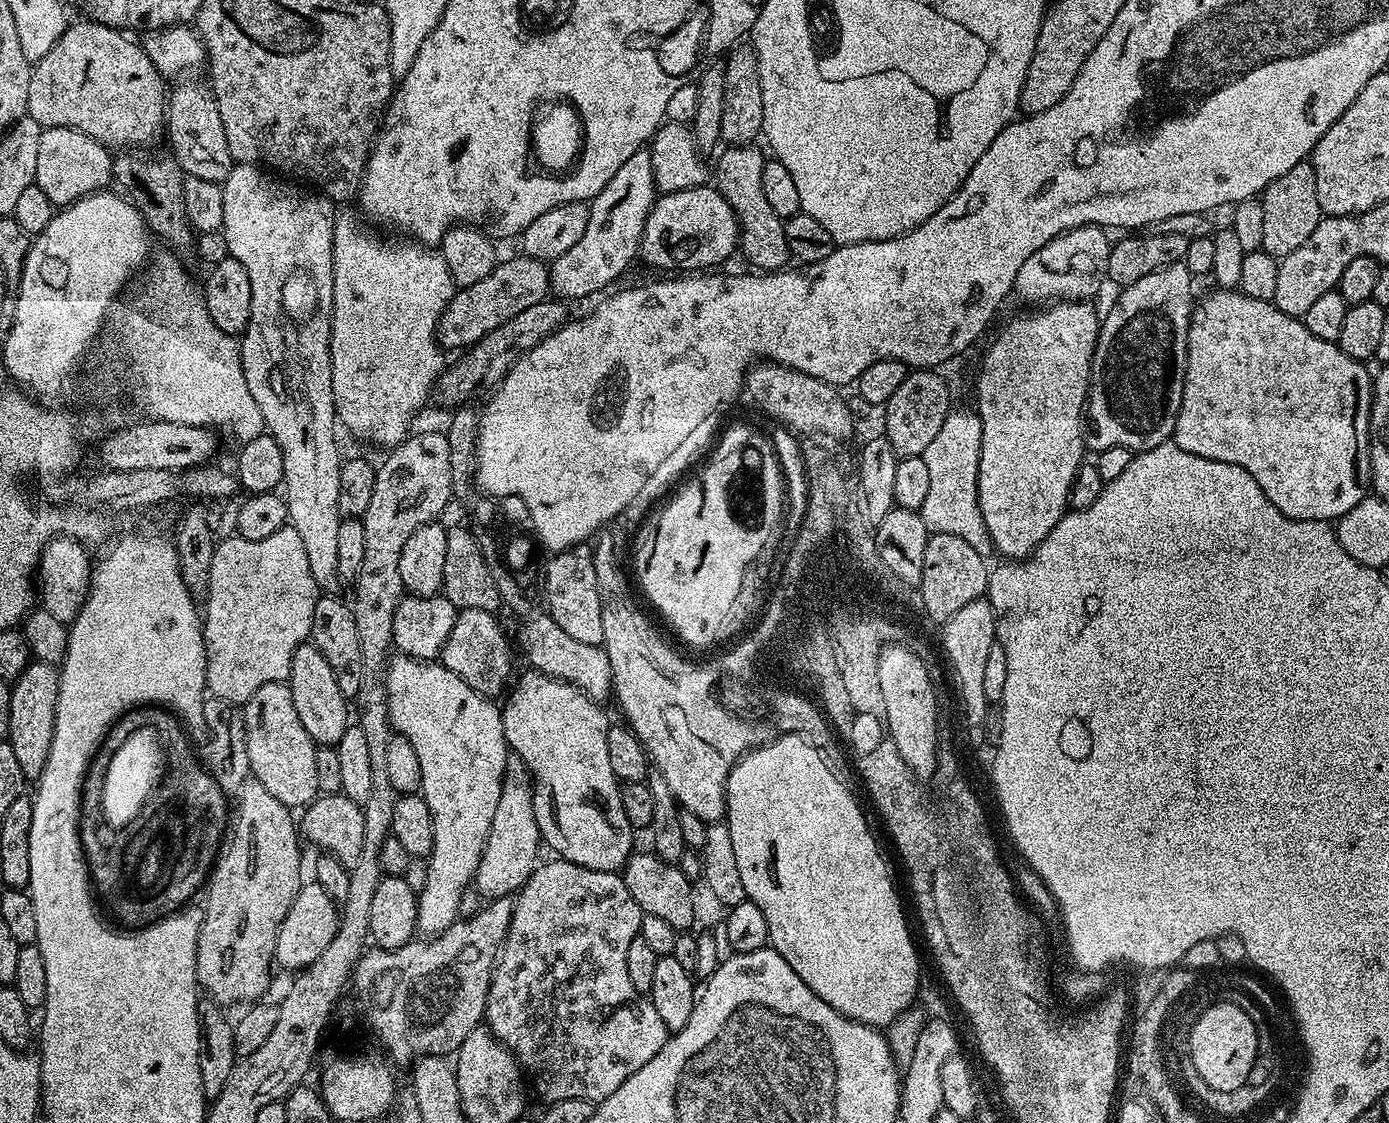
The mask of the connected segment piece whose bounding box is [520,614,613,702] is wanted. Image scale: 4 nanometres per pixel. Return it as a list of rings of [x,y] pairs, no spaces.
[[[535,614],[527,617],[520,628],[520,648],[524,656],[529,660],[529,665],[542,666],[546,676],[553,676],[555,680],[564,680],[573,684],[575,688],[582,689],[591,700],[604,702],[607,696],[613,695],[612,690],[612,667],[606,650],[598,644],[587,644],[577,642],[554,618],[550,616],[547,620],[539,620]]]

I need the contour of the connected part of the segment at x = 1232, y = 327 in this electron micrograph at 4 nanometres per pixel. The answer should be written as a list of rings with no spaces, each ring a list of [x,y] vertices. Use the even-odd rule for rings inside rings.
[[[1215,290],[1209,296],[1199,297],[1198,303],[1192,310],[1192,321],[1190,322],[1190,330],[1188,331],[1188,365],[1184,371],[1184,393],[1182,394],[1182,406],[1180,413],[1176,419],[1176,430],[1174,433],[1174,442],[1182,450],[1186,450],[1190,454],[1194,454],[1198,458],[1210,458],[1214,462],[1230,462],[1234,466],[1242,466],[1242,470],[1246,470],[1246,474],[1250,474],[1250,478],[1254,478],[1254,482],[1258,482],[1258,486],[1262,486],[1262,494],[1266,494],[1266,498],[1270,498],[1270,502],[1274,502],[1274,506],[1278,506],[1278,510],[1282,510],[1282,514],[1286,514],[1286,518],[1291,520],[1297,519],[1296,512],[1296,492],[1300,492],[1300,504],[1304,507],[1302,512],[1305,520],[1327,520],[1335,522],[1341,516],[1347,514],[1350,510],[1354,510],[1354,506],[1358,506],[1358,502],[1362,502],[1362,498],[1369,495],[1370,485],[1372,483],[1372,467],[1370,466],[1370,454],[1368,453],[1368,419],[1370,418],[1370,410],[1372,409],[1372,381],[1373,373],[1368,373],[1369,365],[1367,363],[1350,358],[1344,353],[1339,343],[1330,340],[1319,340],[1314,338],[1314,334],[1310,334],[1310,330],[1306,330],[1303,319],[1291,316],[1290,314],[1282,314],[1282,310],[1278,310],[1276,305],[1270,300],[1259,300],[1258,298],[1250,298],[1245,296],[1239,290]]]

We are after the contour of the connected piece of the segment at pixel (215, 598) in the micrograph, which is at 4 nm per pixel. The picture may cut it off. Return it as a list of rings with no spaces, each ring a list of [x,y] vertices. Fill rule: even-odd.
[[[291,526],[258,542],[250,542],[238,535],[219,541],[214,550],[214,562],[210,562],[208,605],[202,608],[207,691],[217,700],[242,706],[254,690],[270,682],[287,681],[294,650],[311,637],[314,606],[321,595],[322,589],[314,582],[314,574],[310,574],[310,561],[306,558],[302,538],[298,538],[298,530]]]

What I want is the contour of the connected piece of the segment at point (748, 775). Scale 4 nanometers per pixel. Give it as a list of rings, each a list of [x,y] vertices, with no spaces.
[[[780,734],[777,737],[777,740],[772,740],[769,744],[761,743],[747,752],[728,775],[726,823],[730,837],[733,838],[735,861],[738,862],[745,894],[747,899],[756,903],[758,910],[762,910],[762,914],[766,914],[768,944],[778,954],[782,954],[786,962],[790,962],[794,974],[798,974],[798,978],[802,978],[802,982],[806,982],[806,986],[810,986],[810,990],[814,990],[814,994],[818,994],[822,1002],[834,1006],[834,1010],[852,1020],[873,1026],[887,1026],[915,1001],[912,999],[916,996],[916,983],[920,980],[920,960],[916,957],[916,944],[912,941],[912,932],[908,929],[908,920],[904,917],[896,884],[880,857],[880,848],[868,829],[868,820],[864,817],[859,802],[852,797],[853,789],[848,784],[840,787],[834,779],[831,763],[825,757],[823,760],[816,749],[819,747],[813,746],[805,737],[795,734]]]

